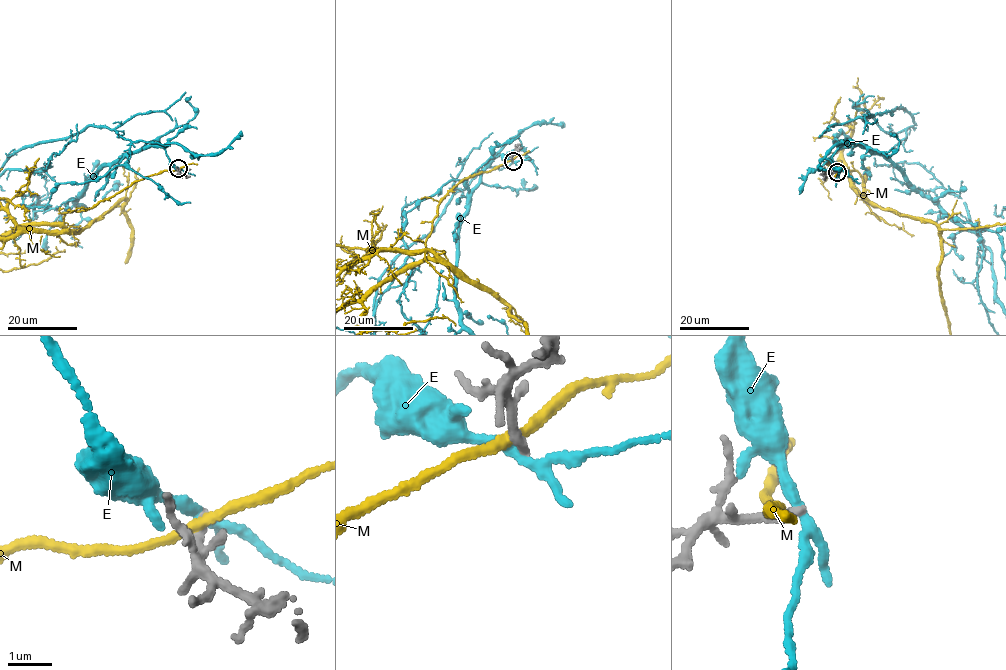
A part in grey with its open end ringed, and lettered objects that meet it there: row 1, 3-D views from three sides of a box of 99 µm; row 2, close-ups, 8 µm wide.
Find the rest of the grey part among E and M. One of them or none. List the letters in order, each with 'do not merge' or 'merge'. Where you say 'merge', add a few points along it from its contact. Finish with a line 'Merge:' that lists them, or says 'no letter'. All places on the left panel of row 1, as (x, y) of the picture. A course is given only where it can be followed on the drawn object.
E: do not merge
M: do not merge
Merge: no letter

